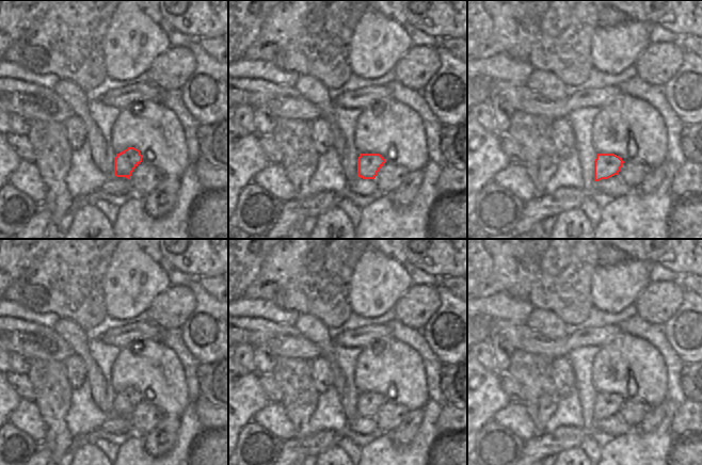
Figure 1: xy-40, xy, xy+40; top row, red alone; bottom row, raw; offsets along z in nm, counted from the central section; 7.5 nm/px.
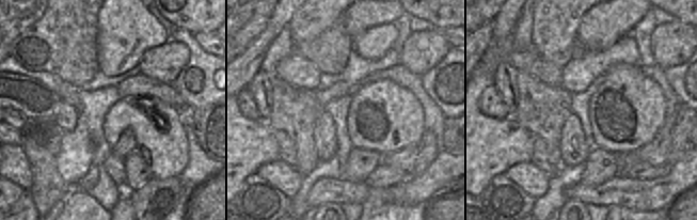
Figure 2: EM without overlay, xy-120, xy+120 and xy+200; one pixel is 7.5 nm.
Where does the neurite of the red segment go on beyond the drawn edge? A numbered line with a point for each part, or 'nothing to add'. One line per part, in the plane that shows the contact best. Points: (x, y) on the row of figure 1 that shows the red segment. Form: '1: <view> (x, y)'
nothing to add

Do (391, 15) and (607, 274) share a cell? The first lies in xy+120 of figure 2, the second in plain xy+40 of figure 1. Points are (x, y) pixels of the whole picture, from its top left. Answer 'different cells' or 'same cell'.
different cells

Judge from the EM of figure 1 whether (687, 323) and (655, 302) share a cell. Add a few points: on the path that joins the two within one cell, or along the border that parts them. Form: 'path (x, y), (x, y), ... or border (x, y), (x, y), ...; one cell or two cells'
border (684, 291), (681, 305), (660, 326); two cells

